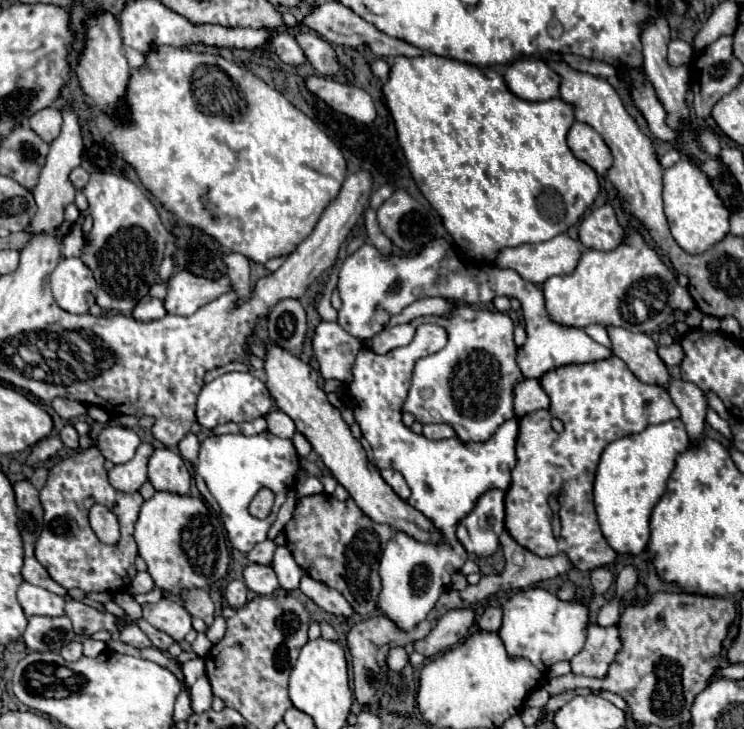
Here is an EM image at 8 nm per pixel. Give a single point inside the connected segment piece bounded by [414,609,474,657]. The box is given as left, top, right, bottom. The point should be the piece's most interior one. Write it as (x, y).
(453, 627)

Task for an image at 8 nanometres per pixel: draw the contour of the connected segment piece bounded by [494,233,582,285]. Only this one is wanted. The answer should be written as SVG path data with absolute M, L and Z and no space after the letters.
M562 233L562 235L556 235L552 241L546 241L546 243L520 245L520 247L512 247L512 249L510 247L500 249L494 263L500 269L516 271L524 281L542 285L552 275L568 275L568 273L572 273L576 269L576 261L580 257L580 251L582 251L580 241L578 239L570 239L566 233Z

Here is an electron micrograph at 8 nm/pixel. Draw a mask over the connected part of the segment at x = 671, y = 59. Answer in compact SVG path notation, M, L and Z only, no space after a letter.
M672 39L668 43L668 63L674 67L686 65L692 59L692 47L680 39Z

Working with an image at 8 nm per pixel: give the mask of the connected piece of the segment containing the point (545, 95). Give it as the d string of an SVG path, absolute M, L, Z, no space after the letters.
M520 59L506 69L504 79L512 93L526 101L546 101L558 97L560 77L544 61Z

